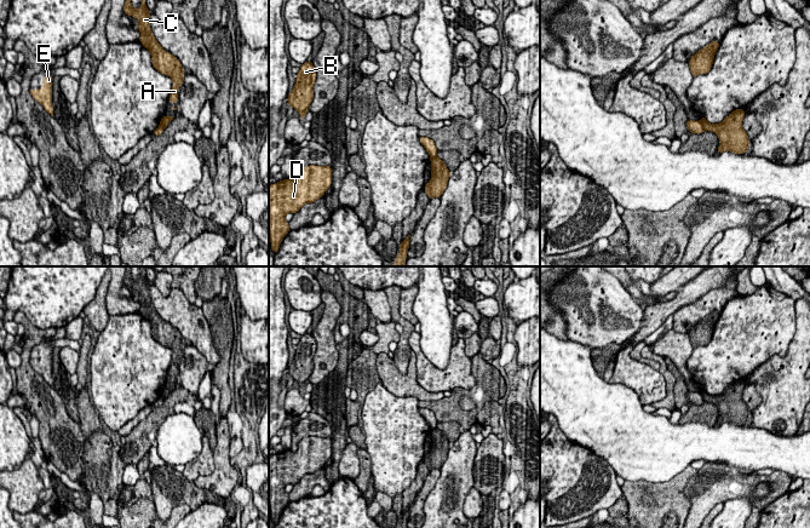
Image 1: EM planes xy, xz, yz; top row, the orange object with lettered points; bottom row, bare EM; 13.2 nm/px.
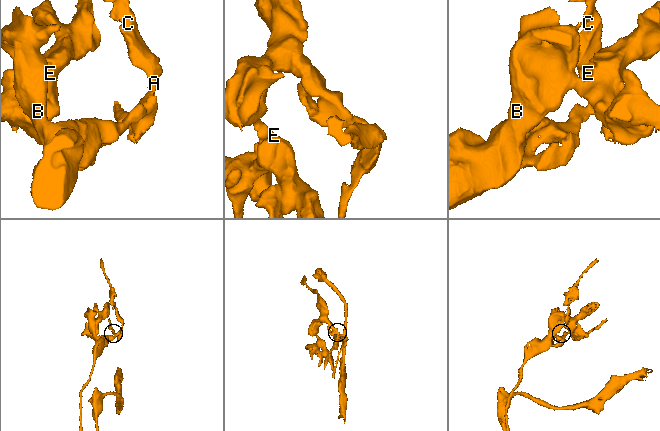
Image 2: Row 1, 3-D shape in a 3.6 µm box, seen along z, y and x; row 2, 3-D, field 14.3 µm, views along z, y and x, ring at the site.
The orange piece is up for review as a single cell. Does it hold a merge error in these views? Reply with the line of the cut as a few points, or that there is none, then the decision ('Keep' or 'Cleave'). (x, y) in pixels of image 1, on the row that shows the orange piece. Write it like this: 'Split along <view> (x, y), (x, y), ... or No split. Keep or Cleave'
Split along yz (700, 121), (704, 130). Cleave

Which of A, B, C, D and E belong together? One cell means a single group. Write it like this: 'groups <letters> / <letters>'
groups A C / B D E

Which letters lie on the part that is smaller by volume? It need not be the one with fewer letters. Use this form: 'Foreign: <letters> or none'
Foreign: A, C

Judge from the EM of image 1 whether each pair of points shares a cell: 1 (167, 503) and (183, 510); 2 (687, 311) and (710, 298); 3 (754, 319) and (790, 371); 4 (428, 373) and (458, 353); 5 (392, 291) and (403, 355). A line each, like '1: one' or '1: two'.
1: two
2: one
3: two
4: one
5: one

